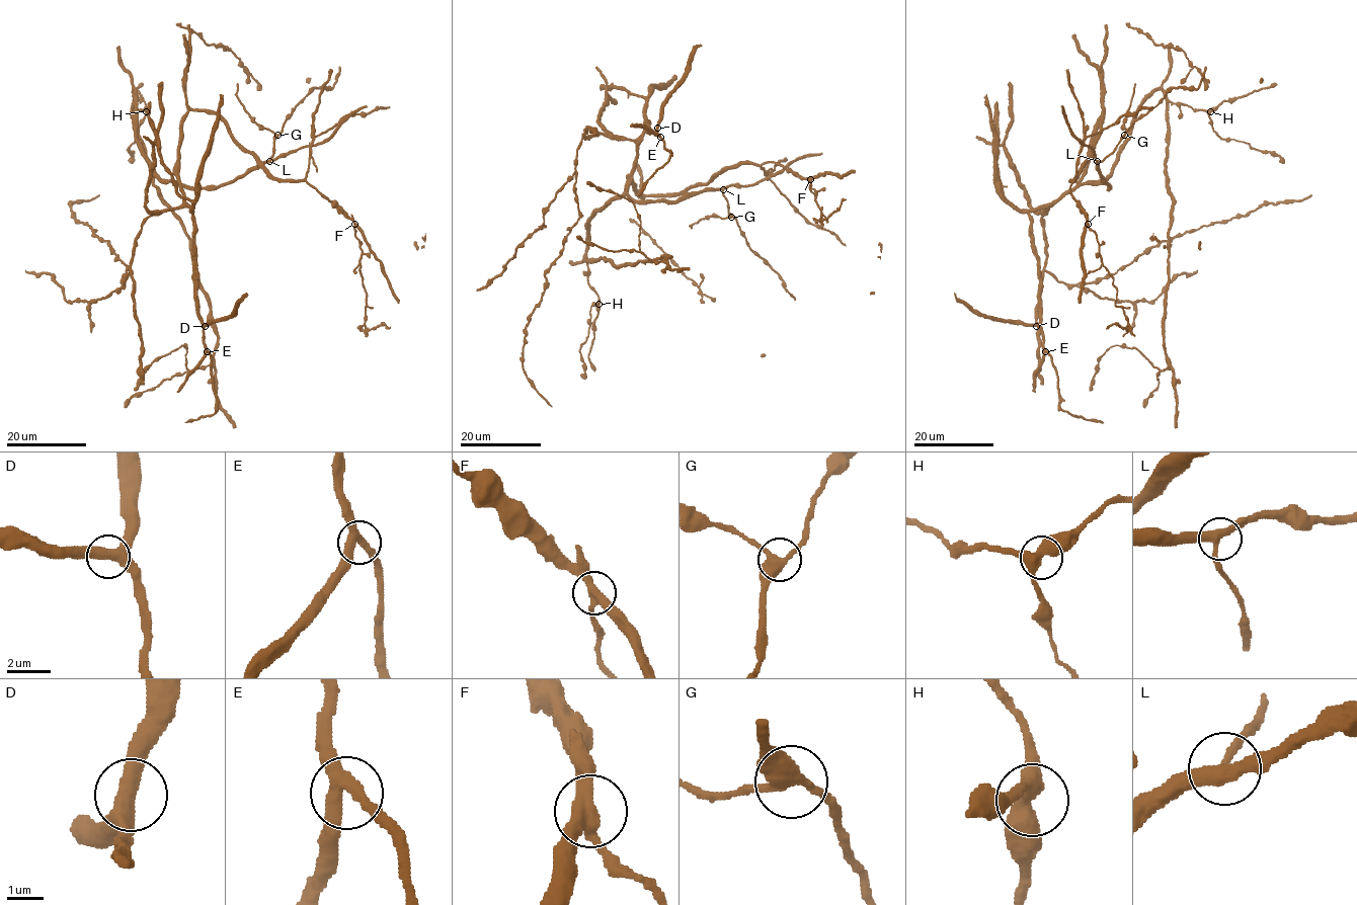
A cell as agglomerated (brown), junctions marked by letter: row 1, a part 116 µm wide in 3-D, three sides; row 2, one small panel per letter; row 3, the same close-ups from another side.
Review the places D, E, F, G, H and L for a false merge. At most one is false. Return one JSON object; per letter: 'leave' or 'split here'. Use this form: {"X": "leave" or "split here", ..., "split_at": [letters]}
{"D": "leave", "E": "leave", "F": "split here", "G": "leave", "H": "leave", "L": "leave", "split_at": ["F"]}

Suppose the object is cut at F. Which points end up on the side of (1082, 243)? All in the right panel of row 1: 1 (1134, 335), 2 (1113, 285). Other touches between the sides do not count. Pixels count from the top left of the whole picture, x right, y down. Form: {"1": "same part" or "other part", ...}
{"1": "other part", "2": "other part"}

